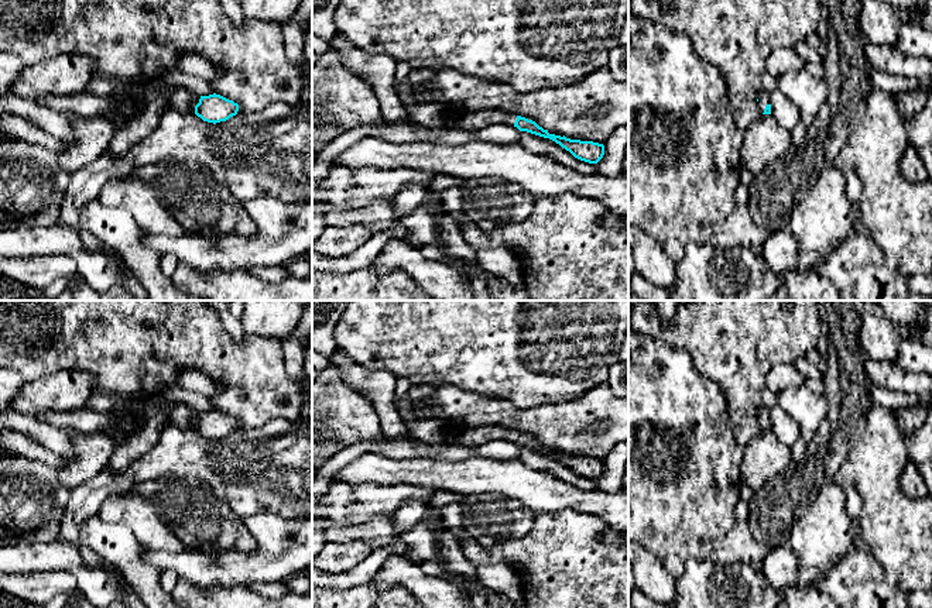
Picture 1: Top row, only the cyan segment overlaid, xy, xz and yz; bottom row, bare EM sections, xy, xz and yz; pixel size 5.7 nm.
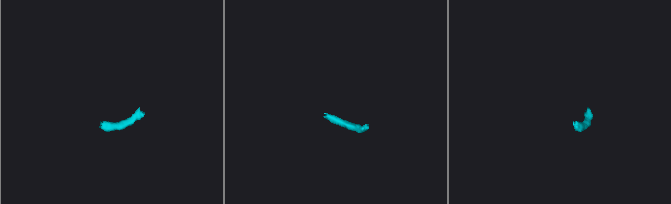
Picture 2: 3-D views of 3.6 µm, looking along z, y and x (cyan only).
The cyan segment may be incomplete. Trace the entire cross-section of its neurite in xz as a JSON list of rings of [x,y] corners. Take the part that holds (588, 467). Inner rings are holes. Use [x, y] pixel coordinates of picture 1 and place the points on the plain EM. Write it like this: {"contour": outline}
{"contour": [[[479,426],[473,429],[465,429],[446,434],[445,443],[460,444],[470,449],[489,443],[491,440],[508,440],[517,443],[520,447],[527,447],[544,454],[549,454],[569,467],[575,474],[597,480],[604,471],[604,461],[593,457],[570,456],[565,451],[549,450],[548,446],[539,443],[535,437],[521,432],[510,430],[504,426]]]}

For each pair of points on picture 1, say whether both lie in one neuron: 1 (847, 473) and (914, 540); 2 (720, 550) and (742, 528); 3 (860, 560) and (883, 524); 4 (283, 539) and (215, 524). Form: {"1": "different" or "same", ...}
{"1": "same", "2": "same", "3": "different", "4": "different"}

